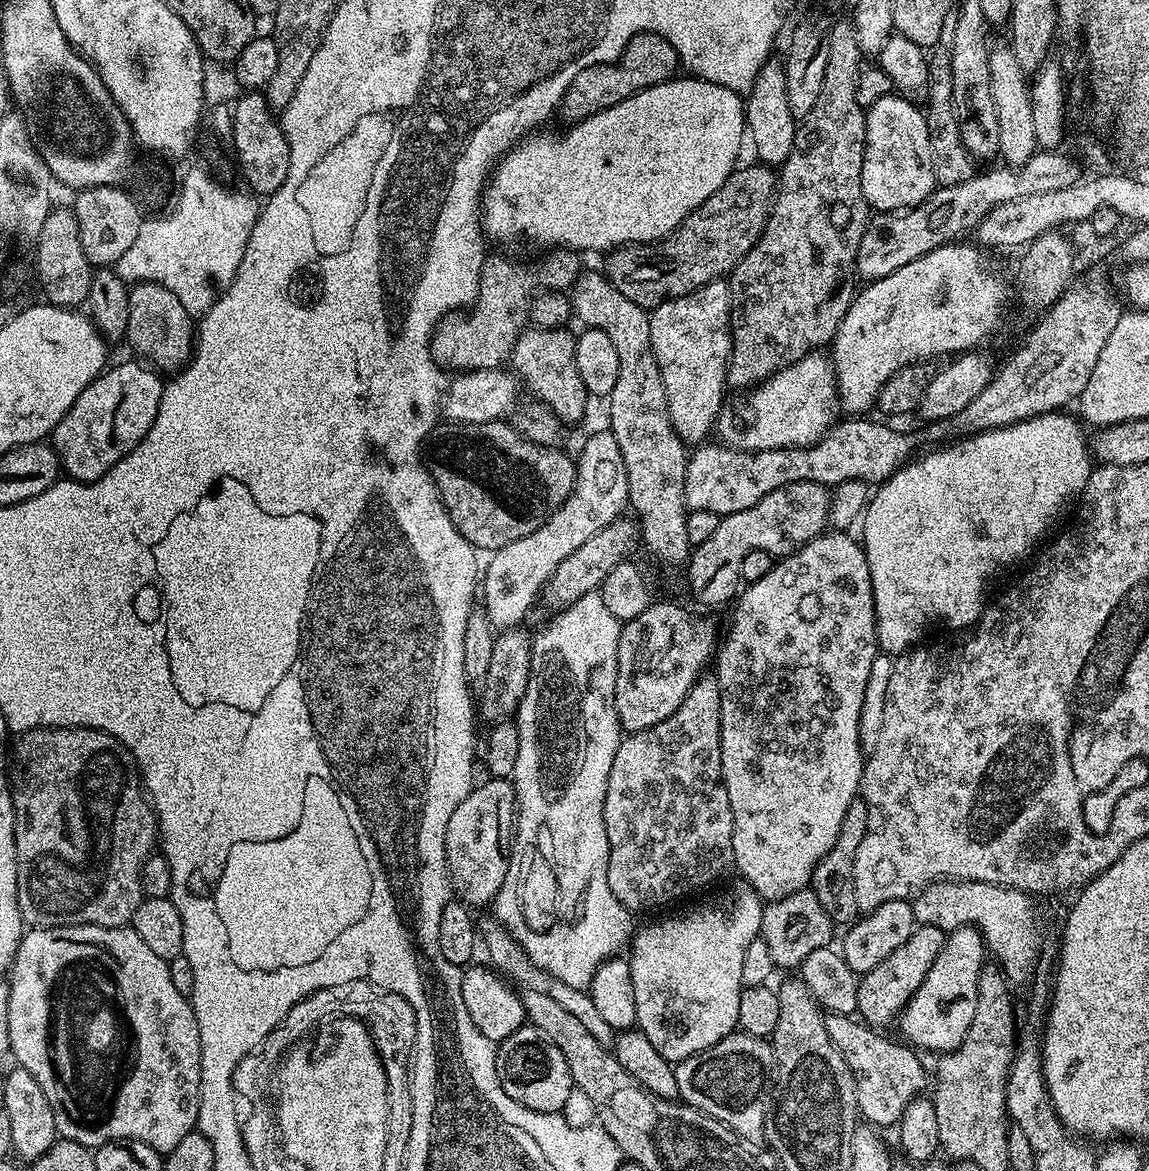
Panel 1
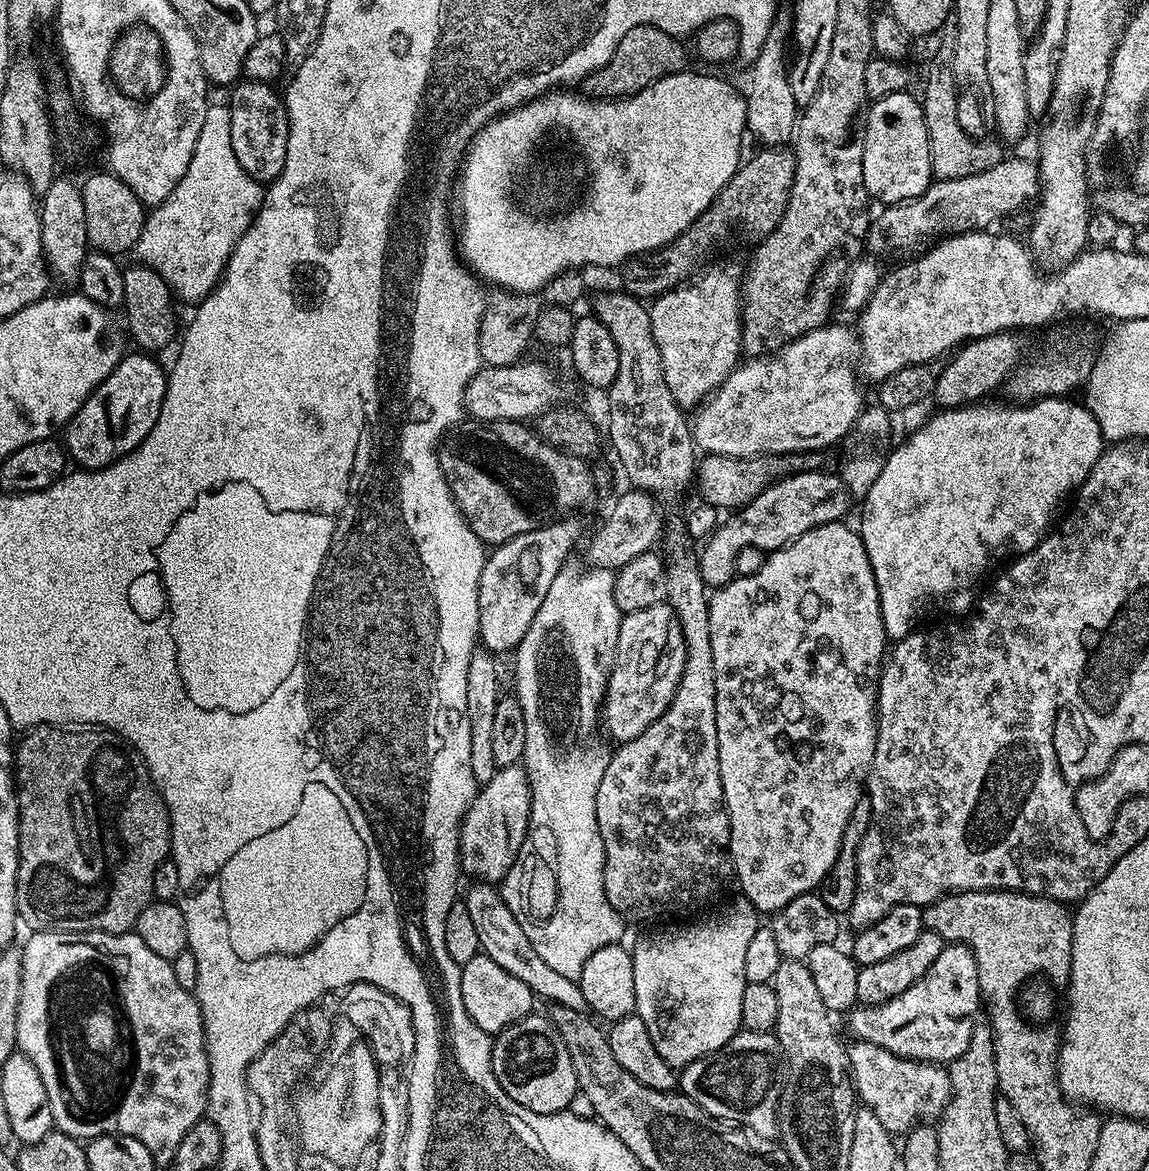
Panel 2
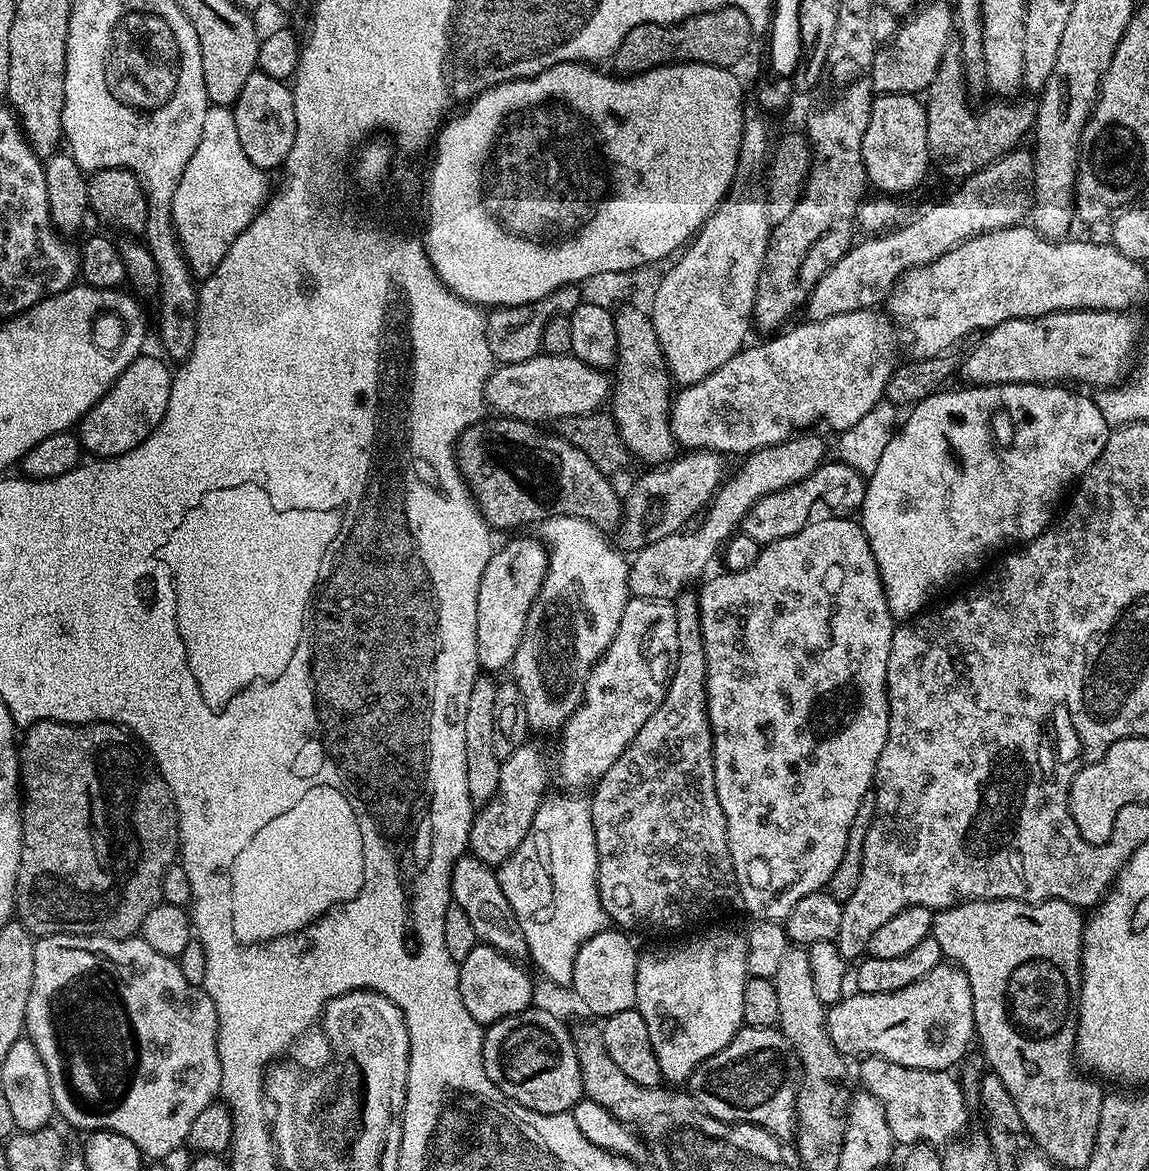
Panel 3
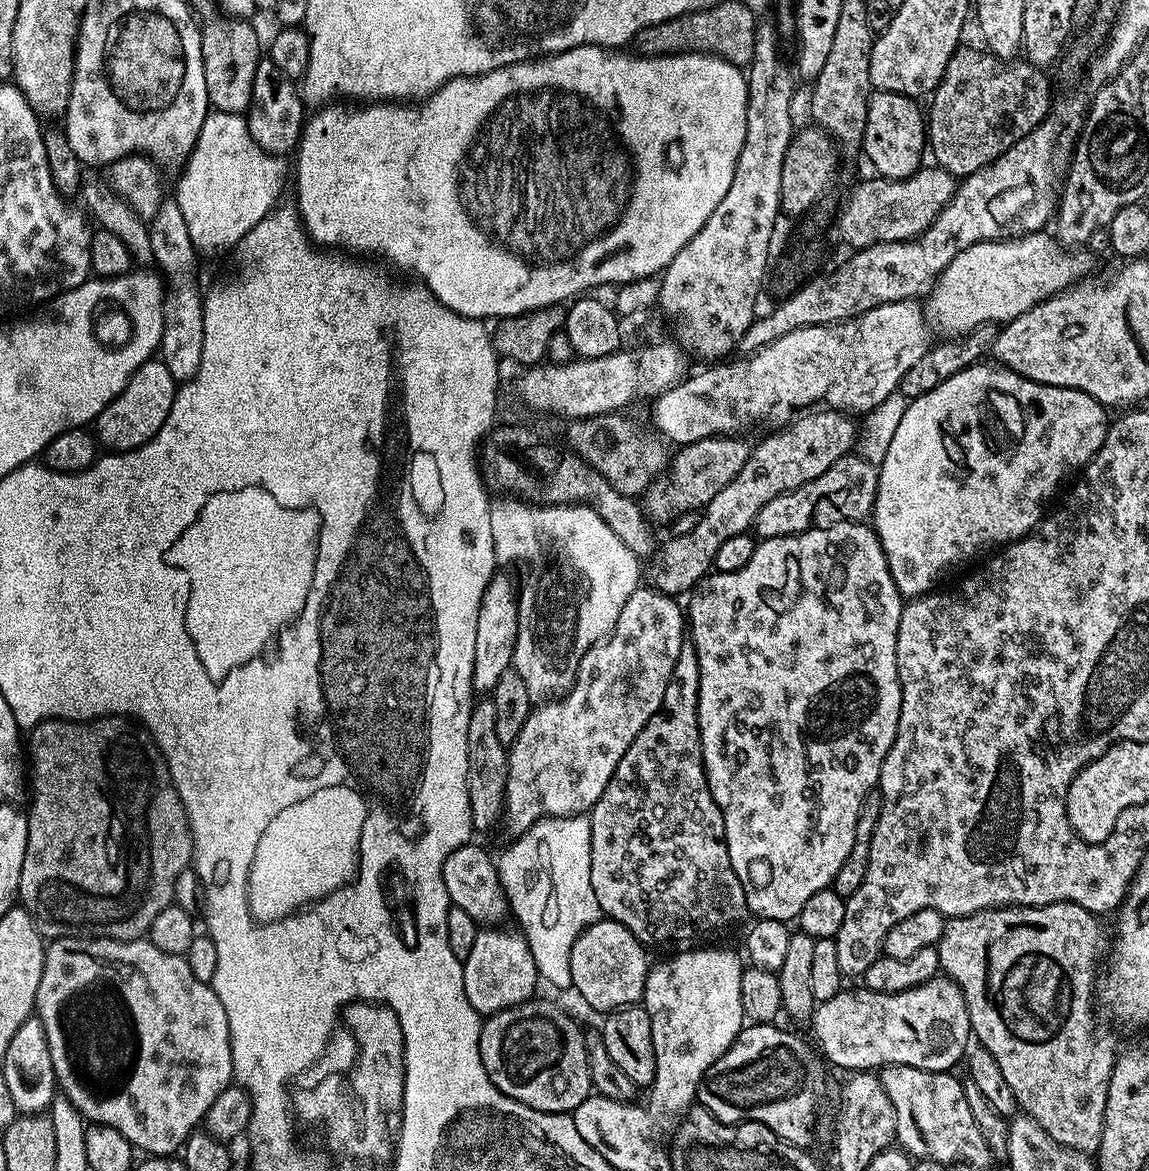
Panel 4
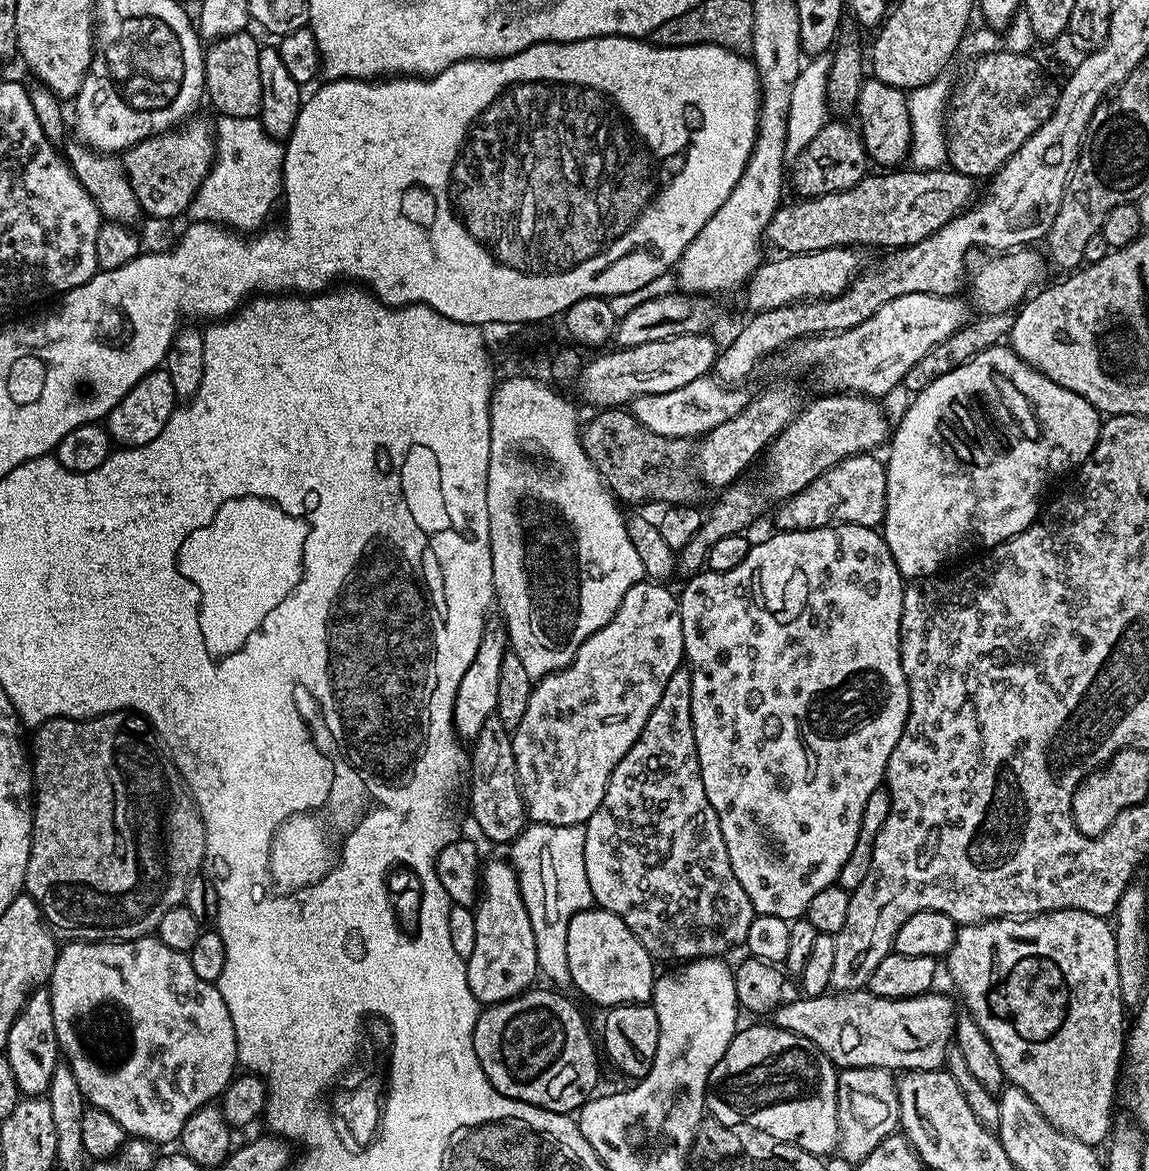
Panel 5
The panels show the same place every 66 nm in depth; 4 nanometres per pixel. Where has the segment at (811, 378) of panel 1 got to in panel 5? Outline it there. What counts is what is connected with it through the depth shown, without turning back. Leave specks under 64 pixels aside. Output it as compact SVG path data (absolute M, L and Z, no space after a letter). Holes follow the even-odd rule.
M902 294L902 298L886 302L866 322L858 322L850 330L797 340L787 349L788 364L813 372L825 393L884 397L892 387L904 383L906 370L918 358L934 350L938 342L946 342L946 338L968 323L970 308L965 301L964 304L956 296ZM707 375L694 378L694 382L678 390L670 390L670 394L637 396L631 401L630 411L635 420L646 426L646 430L654 430L654 434L670 438L699 438L714 430L714 426L722 426L722 422L734 418L748 405L750 396L744 390L740 386L725 386Z

